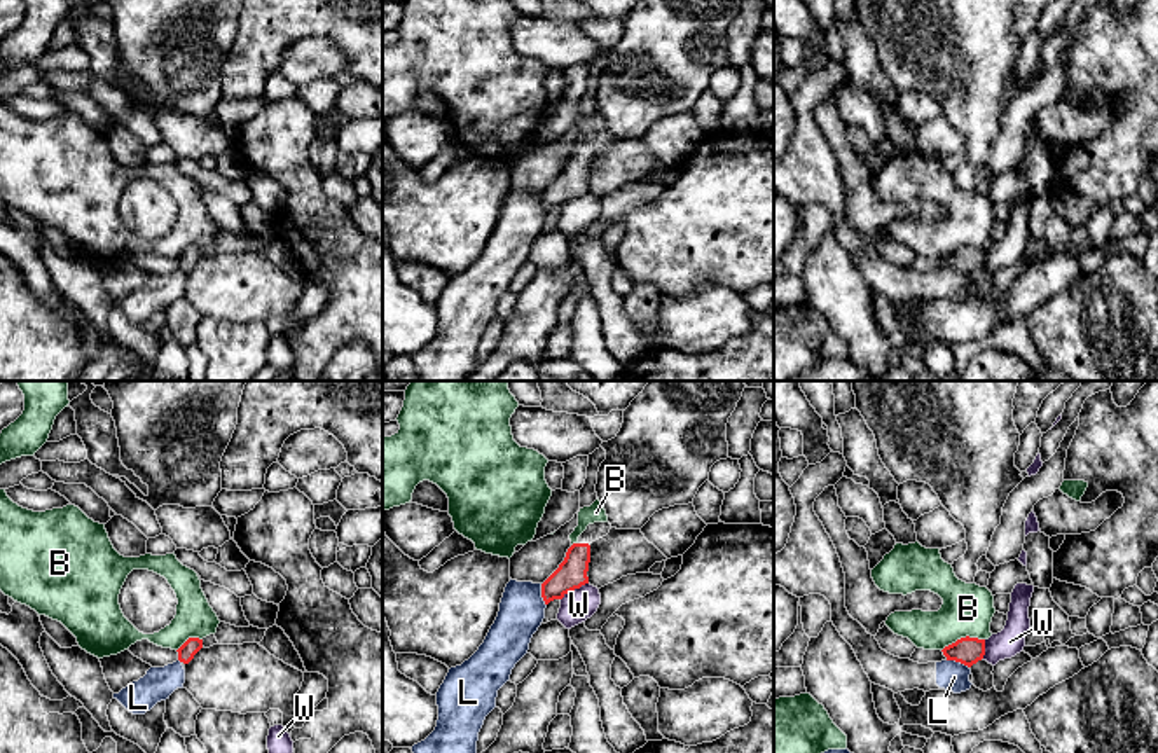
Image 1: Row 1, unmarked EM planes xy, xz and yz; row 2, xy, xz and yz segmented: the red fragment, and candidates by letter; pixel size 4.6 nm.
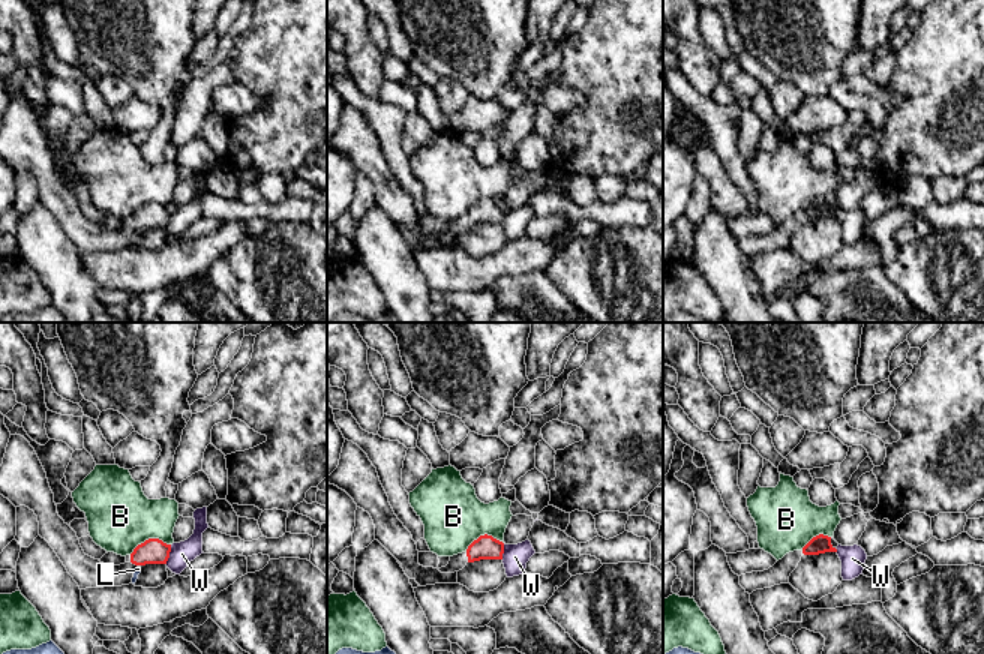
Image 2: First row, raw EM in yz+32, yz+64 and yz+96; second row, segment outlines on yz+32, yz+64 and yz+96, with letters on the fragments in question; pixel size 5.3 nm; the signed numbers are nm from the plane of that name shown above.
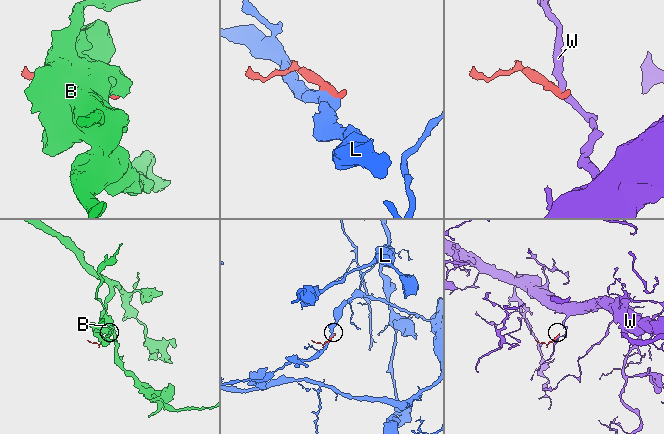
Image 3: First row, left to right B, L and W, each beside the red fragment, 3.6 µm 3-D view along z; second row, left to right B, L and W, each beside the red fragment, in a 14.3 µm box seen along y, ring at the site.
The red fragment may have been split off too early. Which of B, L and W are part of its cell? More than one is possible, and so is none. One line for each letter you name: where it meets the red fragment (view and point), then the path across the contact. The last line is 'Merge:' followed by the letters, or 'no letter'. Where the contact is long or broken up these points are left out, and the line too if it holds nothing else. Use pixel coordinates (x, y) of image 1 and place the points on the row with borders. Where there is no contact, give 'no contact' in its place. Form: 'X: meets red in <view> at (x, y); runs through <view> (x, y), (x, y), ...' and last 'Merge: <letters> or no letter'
Merge: no letter

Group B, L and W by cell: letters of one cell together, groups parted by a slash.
B / L / W

